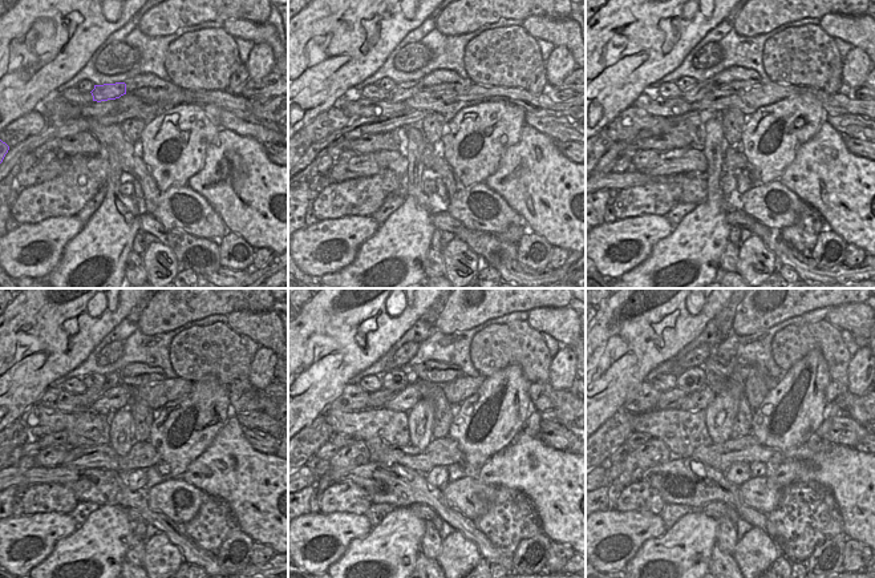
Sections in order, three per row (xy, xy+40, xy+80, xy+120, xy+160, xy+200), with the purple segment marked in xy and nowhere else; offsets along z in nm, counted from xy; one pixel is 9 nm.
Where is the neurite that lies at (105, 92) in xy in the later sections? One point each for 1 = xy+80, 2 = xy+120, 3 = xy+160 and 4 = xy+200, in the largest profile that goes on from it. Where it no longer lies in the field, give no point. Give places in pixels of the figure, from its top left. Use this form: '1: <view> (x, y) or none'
1: xy+80 (693, 95)
2: xy+120 (90, 395)
3: xy+160 (379, 399)
4: xy+200 (672, 399)

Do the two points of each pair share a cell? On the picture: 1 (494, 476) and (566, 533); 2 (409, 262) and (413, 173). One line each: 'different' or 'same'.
1: same
2: same

